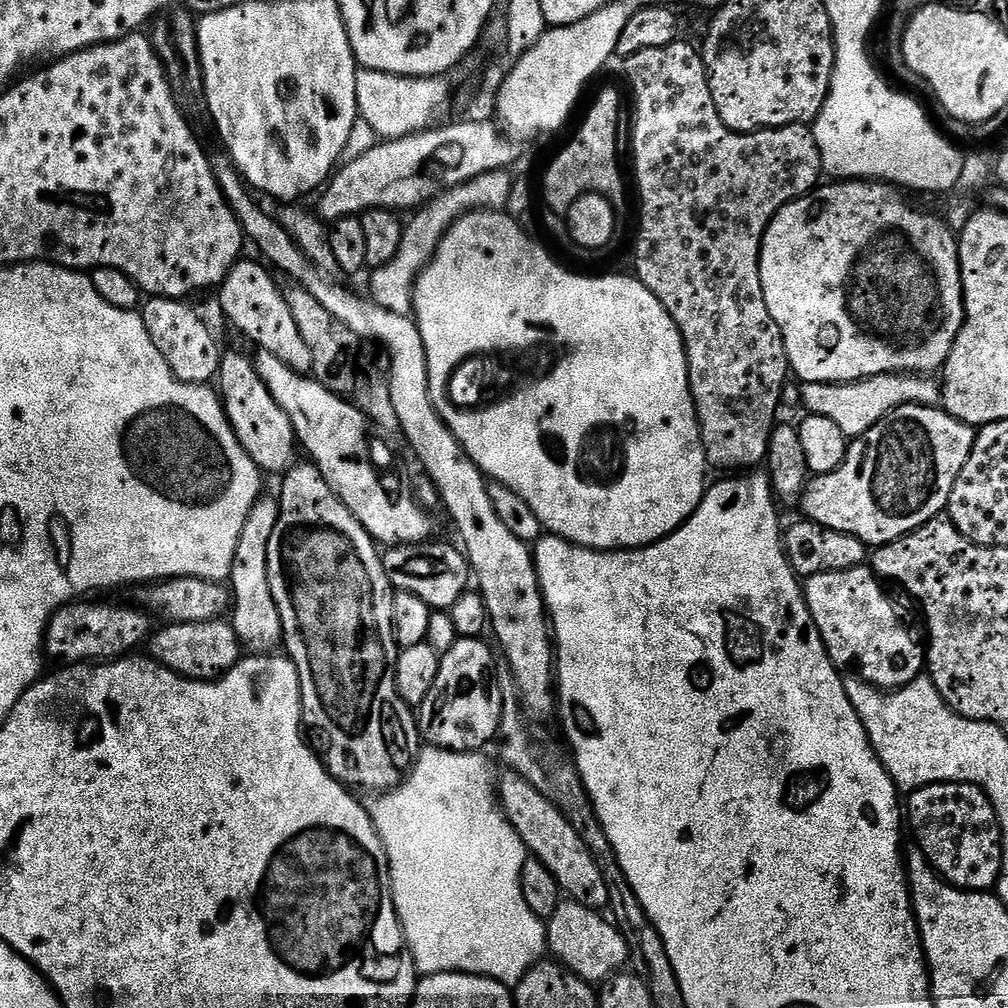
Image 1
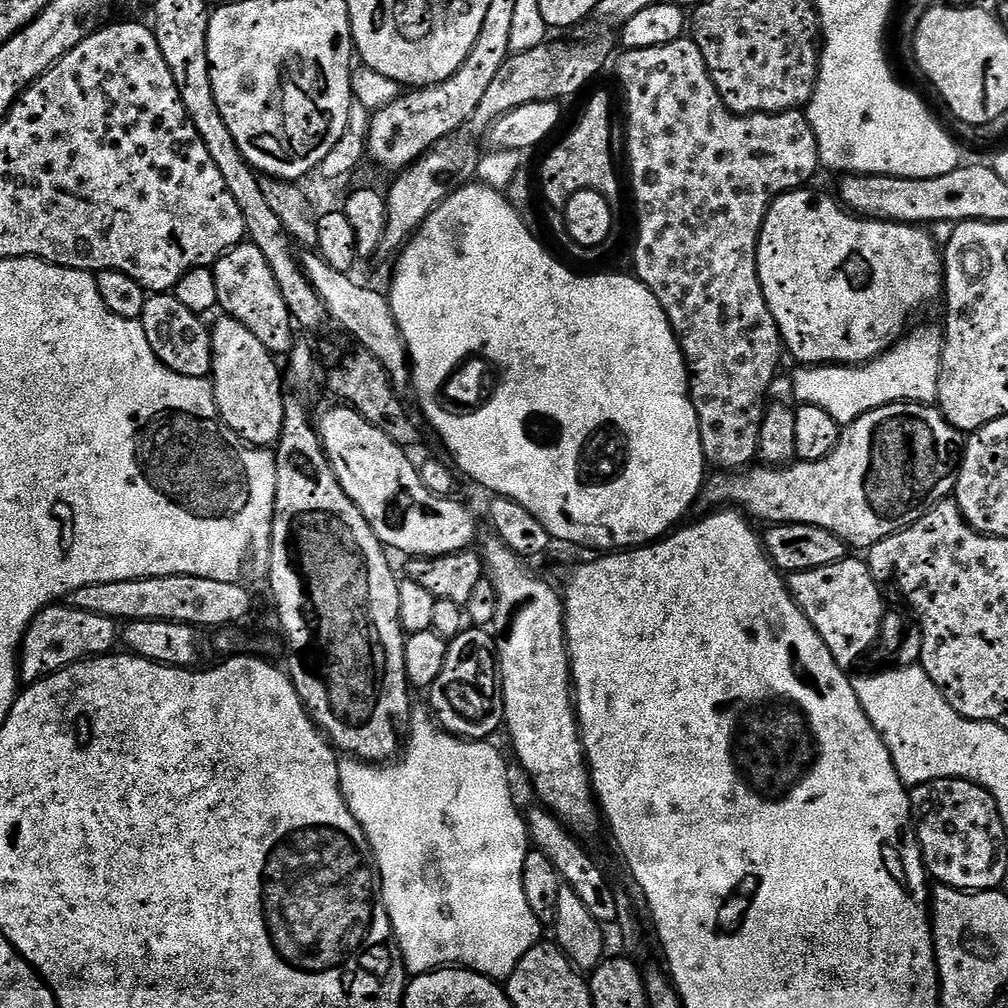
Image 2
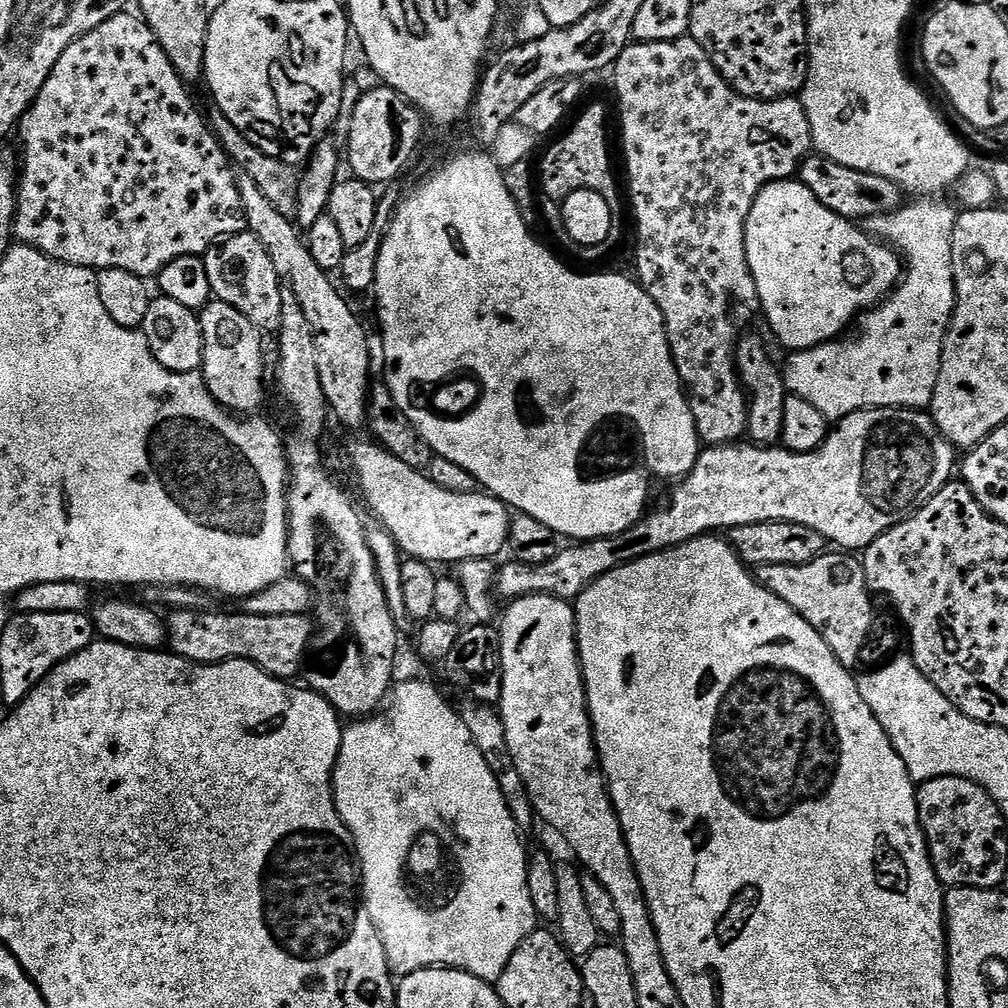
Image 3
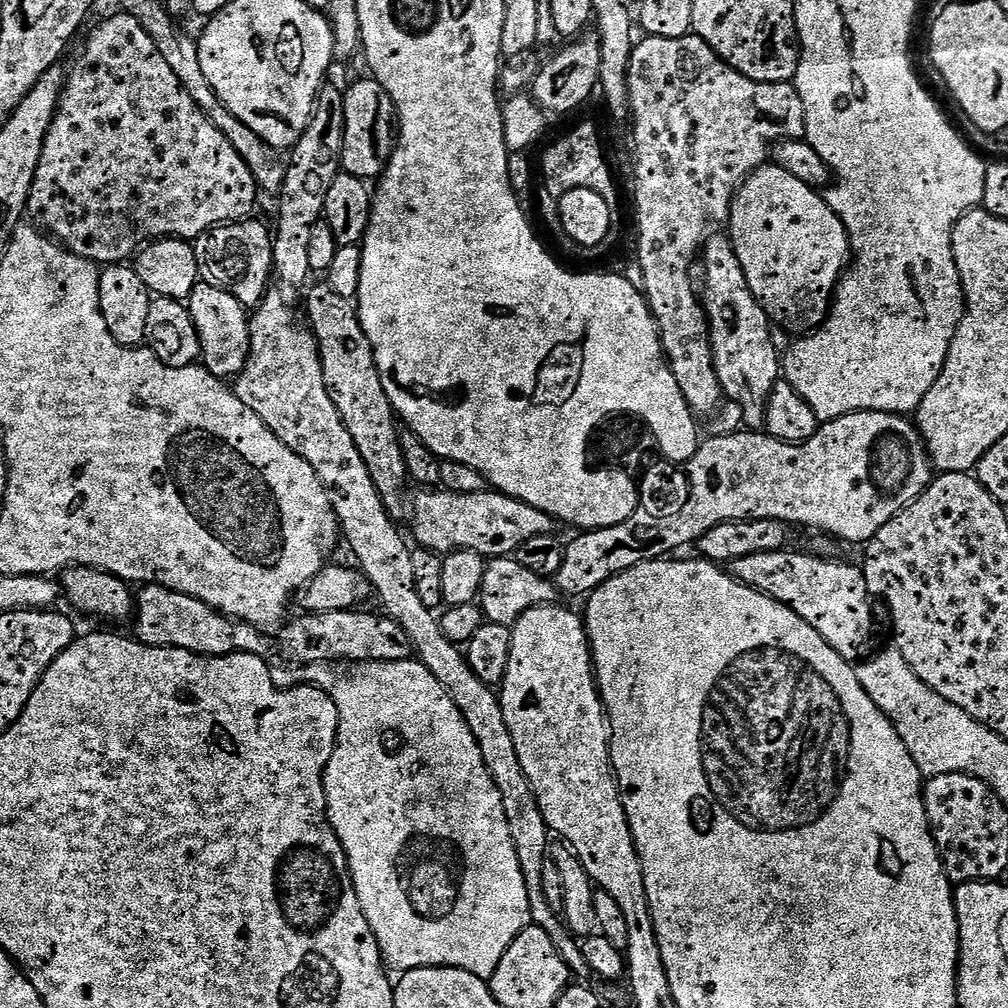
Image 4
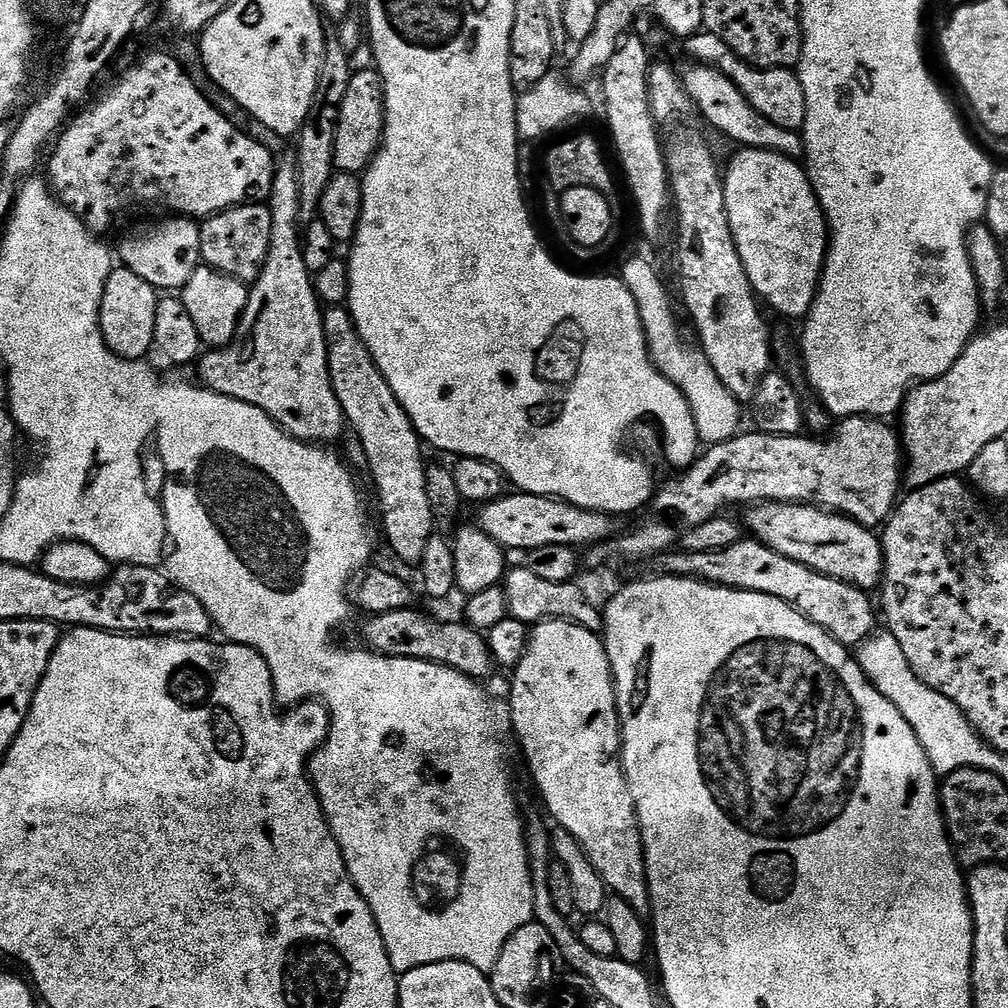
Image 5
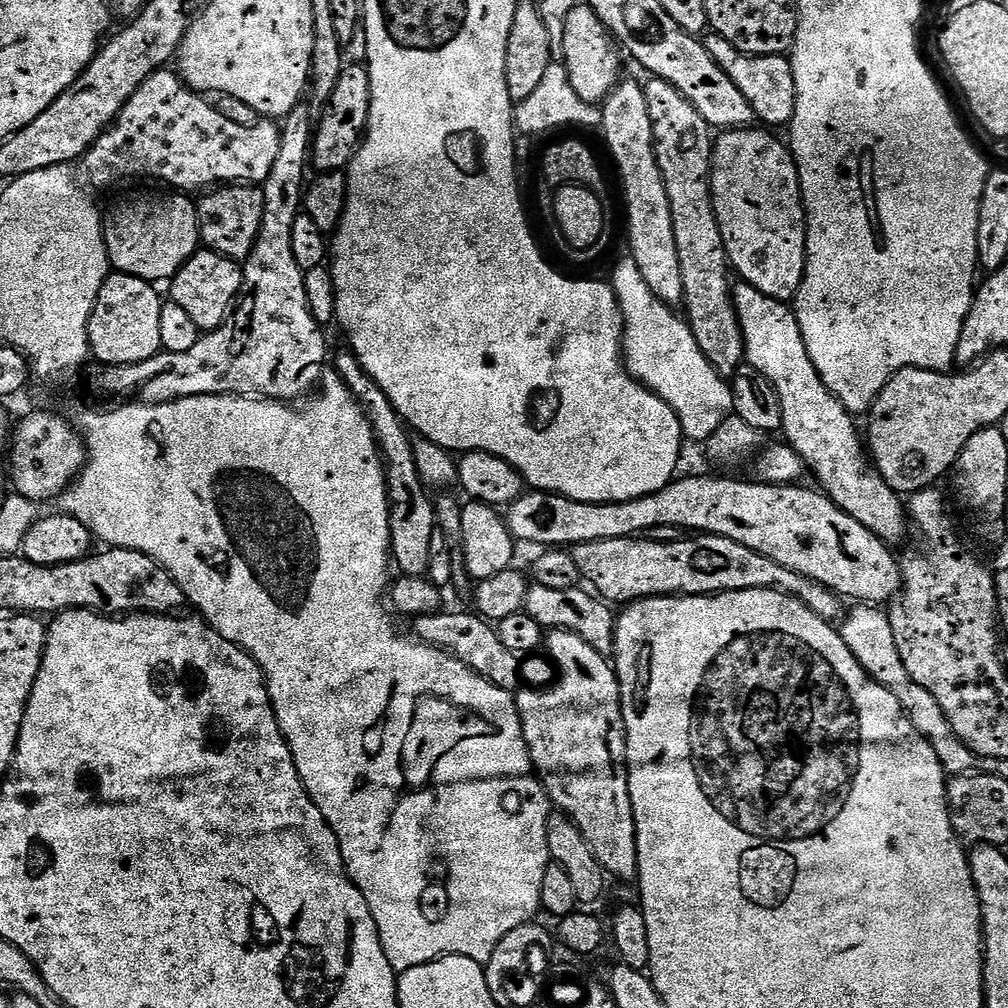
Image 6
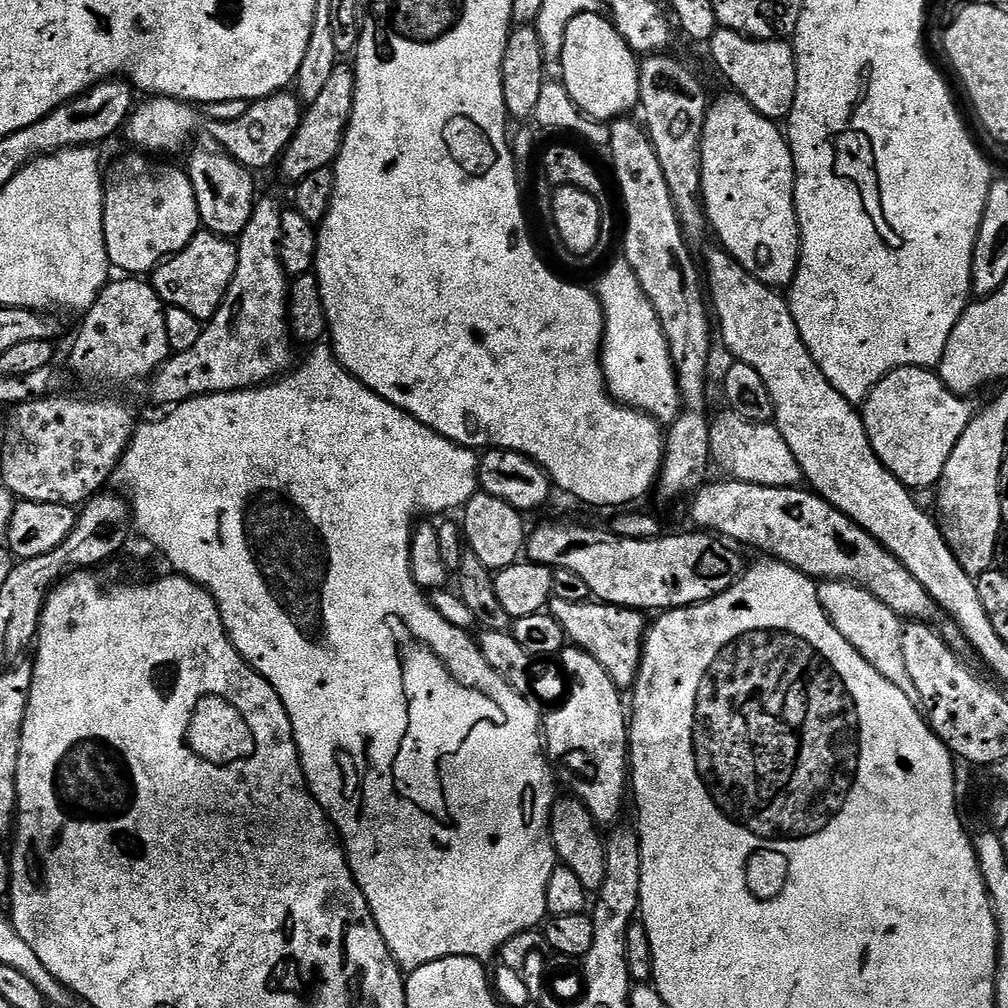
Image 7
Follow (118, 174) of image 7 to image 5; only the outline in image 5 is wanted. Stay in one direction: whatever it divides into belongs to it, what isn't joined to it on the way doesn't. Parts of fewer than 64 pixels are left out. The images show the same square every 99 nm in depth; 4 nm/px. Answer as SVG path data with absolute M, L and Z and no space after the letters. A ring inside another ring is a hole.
M192 218L168 219L172 220L144 224L137 232L130 233L120 244L118 260L123 267L138 274L138 278L146 278L146 282L150 282L150 286L154 286L157 290L180 290L190 278L190 274L202 264L200 224Z

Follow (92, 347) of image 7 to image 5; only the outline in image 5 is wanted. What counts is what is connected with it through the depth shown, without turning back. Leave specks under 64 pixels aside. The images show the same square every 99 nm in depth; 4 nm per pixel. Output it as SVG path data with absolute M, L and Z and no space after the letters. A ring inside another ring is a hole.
M113 267L112 273L106 278L106 286L100 299L100 333L109 350L124 360L144 360L147 352L151 353L154 348L154 318L158 314L160 299L157 288L150 286L146 278L138 278L138 274L134 274L129 268Z

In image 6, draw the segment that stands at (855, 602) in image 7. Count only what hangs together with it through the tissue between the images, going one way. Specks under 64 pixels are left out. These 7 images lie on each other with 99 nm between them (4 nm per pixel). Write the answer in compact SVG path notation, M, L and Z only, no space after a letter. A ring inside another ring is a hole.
M856 606L847 613L843 621L844 628L839 629L841 638L846 642L850 654L867 670L873 680L886 686L894 698L903 706L905 714L917 730L927 738L930 746L934 746L934 754L938 754L938 762L943 766L949 777L965 774L988 774L993 771L993 761L976 756L959 740L942 712L942 706L934 702L934 694L922 690L910 674L906 674L906 666L902 666L902 654L898 654L898 642L894 642L894 630L888 621L888 612L876 606Z

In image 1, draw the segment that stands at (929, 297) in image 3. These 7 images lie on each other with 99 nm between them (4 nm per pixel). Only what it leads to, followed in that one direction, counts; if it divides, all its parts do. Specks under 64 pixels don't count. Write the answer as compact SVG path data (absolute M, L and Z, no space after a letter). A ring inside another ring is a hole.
M893 374L872 376L868 380L856 380L853 384L804 384L800 396L807 411L813 416L830 418L842 429L842 434L855 438L866 434L886 414L903 404L926 404L936 406L942 400L942 388L924 374Z

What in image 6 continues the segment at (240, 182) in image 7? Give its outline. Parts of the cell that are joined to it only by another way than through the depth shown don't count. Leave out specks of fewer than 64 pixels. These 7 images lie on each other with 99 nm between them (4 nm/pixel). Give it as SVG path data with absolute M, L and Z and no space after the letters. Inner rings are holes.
M241 183L213 187L207 194L199 197L196 213L200 223L201 245L207 251L216 252L220 256L237 262L243 262L254 250L258 230L262 230L263 187Z

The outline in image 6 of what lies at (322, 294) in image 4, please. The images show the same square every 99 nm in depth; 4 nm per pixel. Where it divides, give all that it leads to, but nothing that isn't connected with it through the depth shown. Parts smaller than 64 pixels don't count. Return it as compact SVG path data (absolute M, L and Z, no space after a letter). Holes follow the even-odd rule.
M344 350L344 353L337 358L334 371L342 377L344 385L364 405L368 421L376 432L376 443L380 445L380 455L386 461L390 509L388 521L392 539L391 559L394 561L395 567L397 564L401 568L399 571L403 575L424 576L427 573L430 558L430 538L433 532L437 531L437 524L433 497L428 497L429 489L420 479L420 472L416 469L416 450L413 437L402 417L397 414L390 398L386 398L386 394L373 382L370 374L361 366L360 359L351 350Z

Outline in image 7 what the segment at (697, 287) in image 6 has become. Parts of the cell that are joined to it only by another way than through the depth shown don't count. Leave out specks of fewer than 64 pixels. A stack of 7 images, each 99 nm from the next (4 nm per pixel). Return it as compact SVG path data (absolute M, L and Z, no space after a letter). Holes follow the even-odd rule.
M648 54L640 60L640 103L639 111L644 111L643 127L646 129L654 150L658 154L658 166L666 178L670 198L674 202L676 216L680 220L685 237L700 236L709 231L708 216L704 213L702 196L702 174L700 173L700 143L704 133L704 123L708 117L710 96L704 93L704 84L696 77L696 72L688 64L675 60L669 54Z

